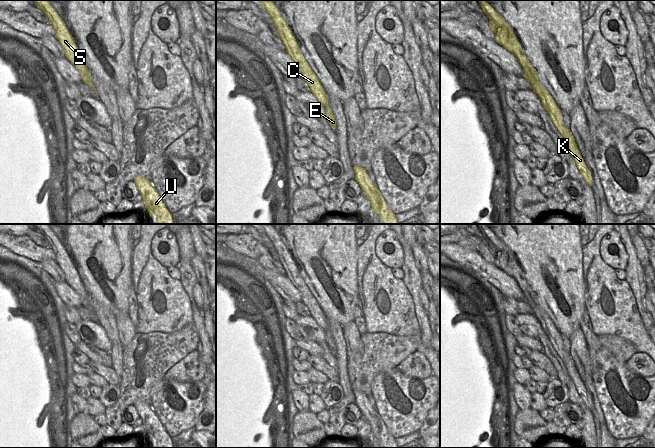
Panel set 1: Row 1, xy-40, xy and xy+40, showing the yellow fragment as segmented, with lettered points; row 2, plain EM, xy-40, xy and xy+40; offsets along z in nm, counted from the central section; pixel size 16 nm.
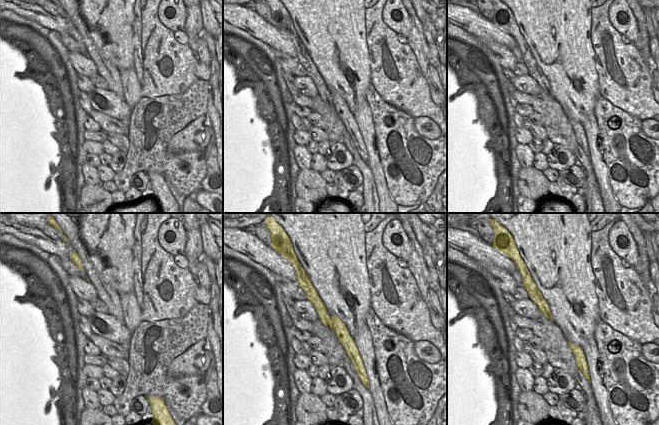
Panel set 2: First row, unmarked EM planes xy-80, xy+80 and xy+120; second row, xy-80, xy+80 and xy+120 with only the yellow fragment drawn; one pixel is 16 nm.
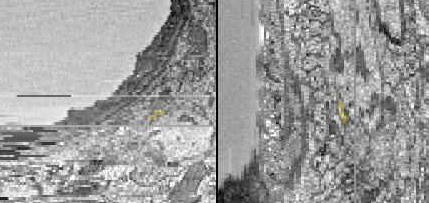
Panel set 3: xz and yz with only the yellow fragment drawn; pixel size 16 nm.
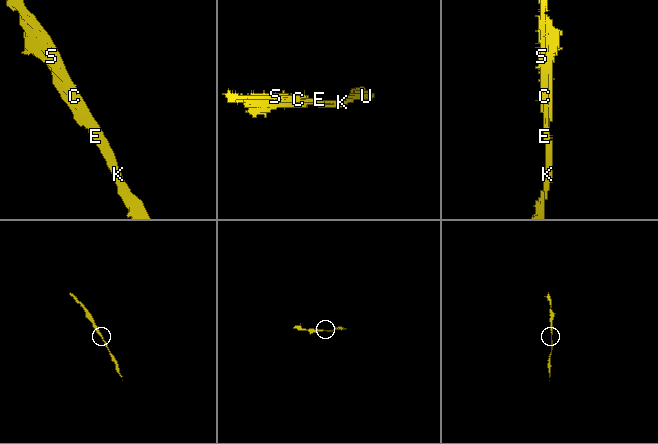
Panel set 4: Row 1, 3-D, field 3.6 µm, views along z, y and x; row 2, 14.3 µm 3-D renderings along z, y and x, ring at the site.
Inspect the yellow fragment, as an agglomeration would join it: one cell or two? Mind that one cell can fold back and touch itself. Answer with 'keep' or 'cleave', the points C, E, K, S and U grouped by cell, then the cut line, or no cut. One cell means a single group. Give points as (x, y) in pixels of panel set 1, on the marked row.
keep | C E K S U | no cut

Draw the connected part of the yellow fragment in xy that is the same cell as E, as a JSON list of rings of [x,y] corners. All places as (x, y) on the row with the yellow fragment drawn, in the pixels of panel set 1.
[[[260,0],[262,2],[262,10],[265,10],[272,18],[274,25],[277,28],[278,36],[281,38],[286,52],[290,55],[293,61],[300,67],[302,71],[301,78],[306,81],[310,87],[310,91],[317,100],[326,106],[326,119],[333,129],[336,126],[335,117],[328,105],[328,95],[323,86],[319,82],[317,76],[312,71],[308,62],[305,60],[300,51],[299,45],[288,26],[286,20],[282,17],[279,9],[272,0]]]

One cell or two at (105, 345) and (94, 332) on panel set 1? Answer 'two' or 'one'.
one

